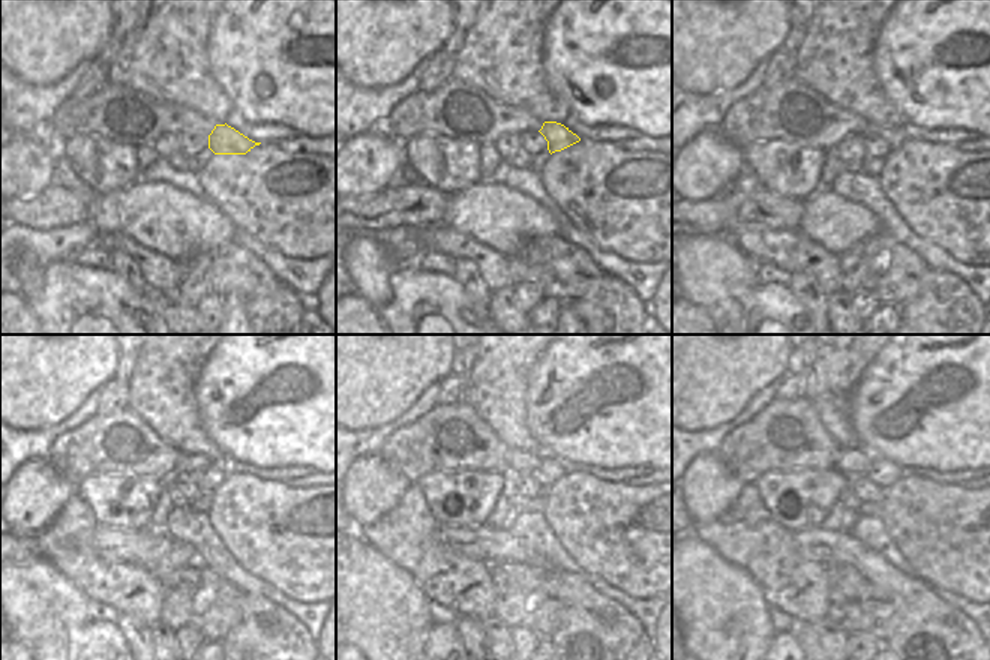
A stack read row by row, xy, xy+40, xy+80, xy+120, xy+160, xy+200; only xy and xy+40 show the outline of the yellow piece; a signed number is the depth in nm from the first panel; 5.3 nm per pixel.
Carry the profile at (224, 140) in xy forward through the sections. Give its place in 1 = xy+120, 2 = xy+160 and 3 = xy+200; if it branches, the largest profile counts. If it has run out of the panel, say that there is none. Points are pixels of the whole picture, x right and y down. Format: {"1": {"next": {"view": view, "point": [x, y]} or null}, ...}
{"1": {"next": {"view": "xy+120", "point": [188, 462]}}, "2": {"next": {"view": "xy+160", "point": [516, 461]}}, "3": {"next": {"view": "xy+200", "point": [852, 461]}}}

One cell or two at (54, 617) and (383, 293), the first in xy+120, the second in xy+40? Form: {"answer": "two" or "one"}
{"answer": "one"}

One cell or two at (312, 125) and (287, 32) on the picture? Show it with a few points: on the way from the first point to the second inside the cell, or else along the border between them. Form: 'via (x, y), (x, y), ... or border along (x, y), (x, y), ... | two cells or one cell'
via (312, 102), (312, 87), (282, 54) | one cell

